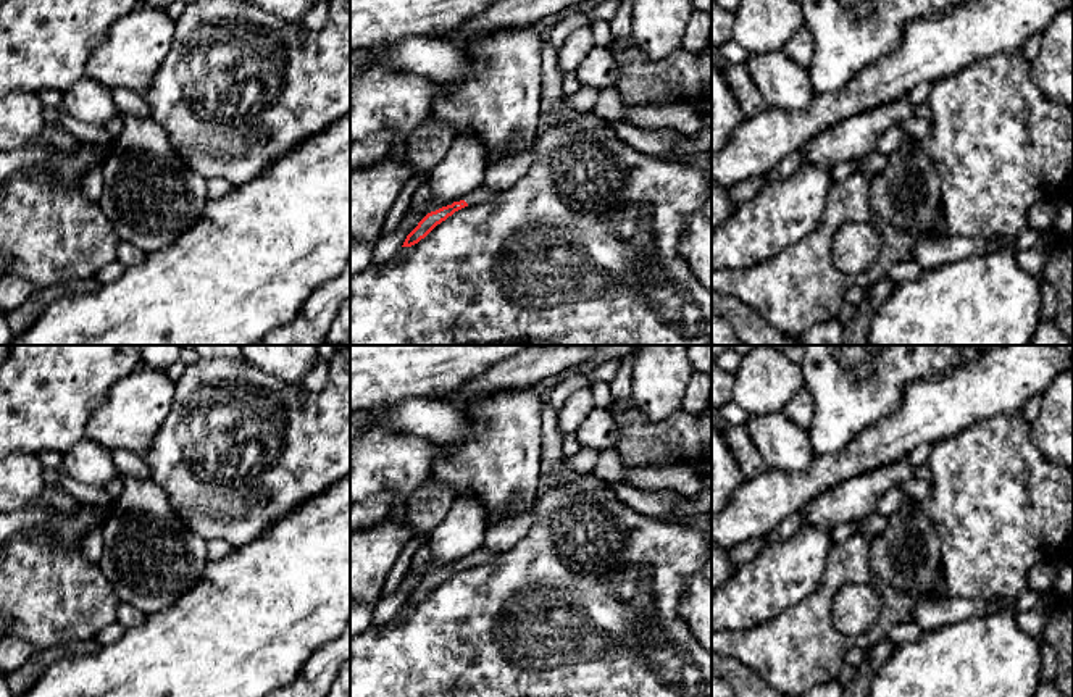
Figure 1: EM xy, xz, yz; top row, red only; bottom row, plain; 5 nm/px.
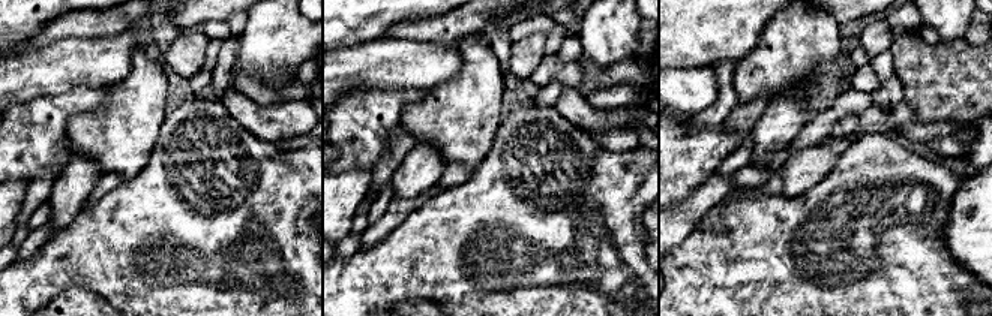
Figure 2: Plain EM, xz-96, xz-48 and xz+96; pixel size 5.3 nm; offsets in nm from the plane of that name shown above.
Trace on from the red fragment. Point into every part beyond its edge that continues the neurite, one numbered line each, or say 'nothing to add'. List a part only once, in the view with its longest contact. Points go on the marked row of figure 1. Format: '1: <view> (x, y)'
1: xz (481, 194)

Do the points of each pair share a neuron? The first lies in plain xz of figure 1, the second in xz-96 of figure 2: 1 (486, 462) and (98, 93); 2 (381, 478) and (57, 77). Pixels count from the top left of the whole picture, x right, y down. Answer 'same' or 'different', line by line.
1: different
2: different

